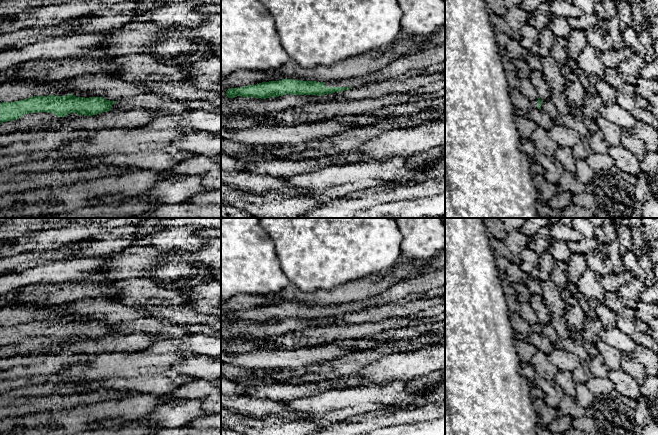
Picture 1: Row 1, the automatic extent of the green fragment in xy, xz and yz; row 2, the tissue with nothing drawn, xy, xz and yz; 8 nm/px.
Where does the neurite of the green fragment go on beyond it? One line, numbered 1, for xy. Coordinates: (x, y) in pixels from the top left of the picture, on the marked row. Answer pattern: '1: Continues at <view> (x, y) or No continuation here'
1: No continuation here

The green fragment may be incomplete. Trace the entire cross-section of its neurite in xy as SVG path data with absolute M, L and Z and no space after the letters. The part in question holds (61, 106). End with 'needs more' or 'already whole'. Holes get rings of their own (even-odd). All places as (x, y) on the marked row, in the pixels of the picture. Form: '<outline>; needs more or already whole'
M34 96L15 102L0 103L0 123L21 118L24 114L47 112L58 117L66 117L70 113L92 116L111 110L117 101L110 101L103 97L67 96Z; already whole

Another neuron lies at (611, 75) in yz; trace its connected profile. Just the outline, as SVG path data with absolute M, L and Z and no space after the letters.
M605 67L604 80L607 81L617 92L636 96L635 86L626 82L617 68Z

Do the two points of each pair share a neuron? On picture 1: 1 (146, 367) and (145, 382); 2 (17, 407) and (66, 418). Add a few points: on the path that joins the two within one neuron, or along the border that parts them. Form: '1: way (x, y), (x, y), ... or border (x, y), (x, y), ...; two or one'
1: border (169, 372), (123, 378); two
2: border (62, 408), (16, 416); two

